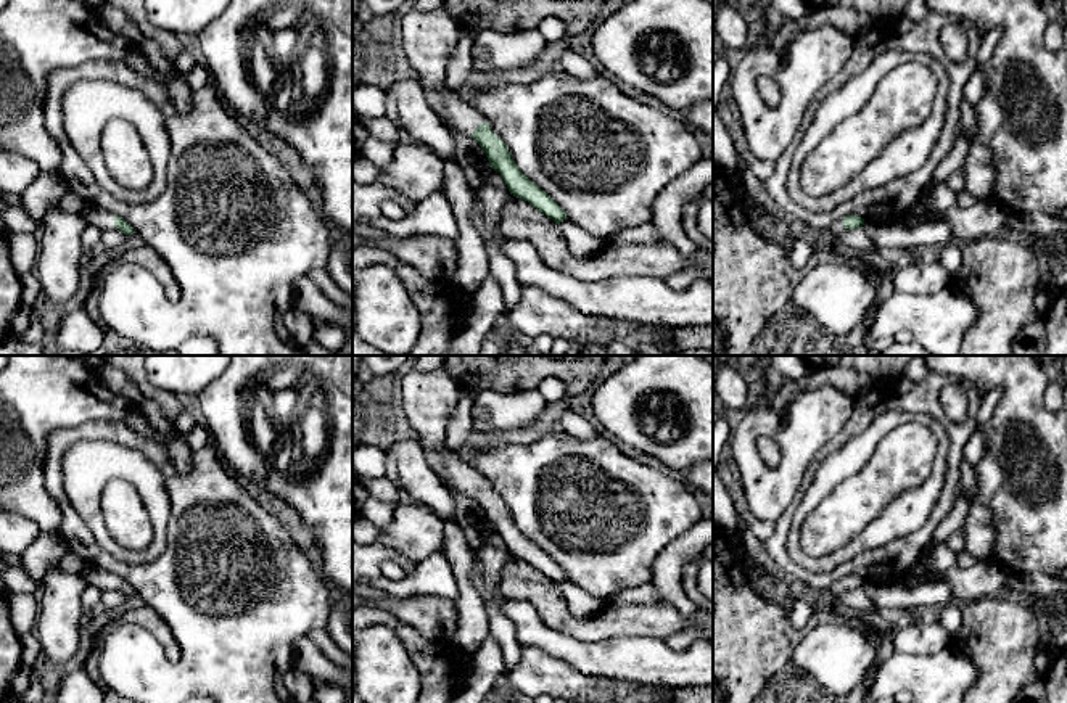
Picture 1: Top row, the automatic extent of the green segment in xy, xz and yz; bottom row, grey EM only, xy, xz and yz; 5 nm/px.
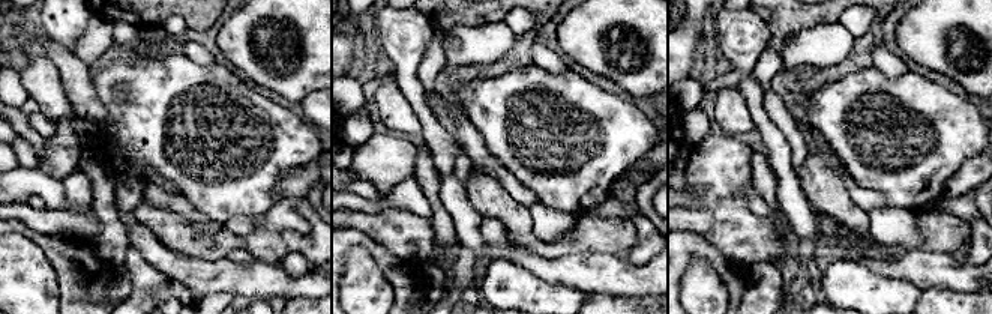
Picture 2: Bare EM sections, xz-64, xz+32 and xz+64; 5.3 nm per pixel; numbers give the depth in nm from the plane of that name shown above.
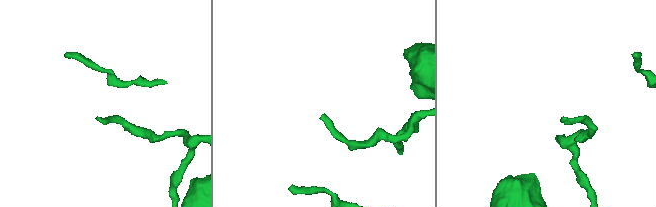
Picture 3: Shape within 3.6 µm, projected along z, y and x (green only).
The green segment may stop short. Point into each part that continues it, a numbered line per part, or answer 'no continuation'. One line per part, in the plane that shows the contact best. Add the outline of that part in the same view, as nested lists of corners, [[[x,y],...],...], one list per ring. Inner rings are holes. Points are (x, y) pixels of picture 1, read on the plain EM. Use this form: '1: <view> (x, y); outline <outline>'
1: xz (461, 476); outline [[[444,442],[439,446],[439,454],[443,457],[444,476],[449,487],[459,494],[472,497],[475,489],[484,483],[484,478],[460,455],[452,454]]]

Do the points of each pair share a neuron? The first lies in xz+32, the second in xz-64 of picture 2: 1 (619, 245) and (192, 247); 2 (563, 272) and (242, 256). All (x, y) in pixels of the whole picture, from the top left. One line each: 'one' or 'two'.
1: one
2: two

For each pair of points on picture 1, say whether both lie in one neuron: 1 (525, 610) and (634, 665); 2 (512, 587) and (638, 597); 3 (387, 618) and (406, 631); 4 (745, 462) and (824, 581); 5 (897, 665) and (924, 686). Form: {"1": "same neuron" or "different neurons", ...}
{"1": "same neuron", "2": "different neurons", "3": "same neuron", "4": "different neurons", "5": "same neuron"}

